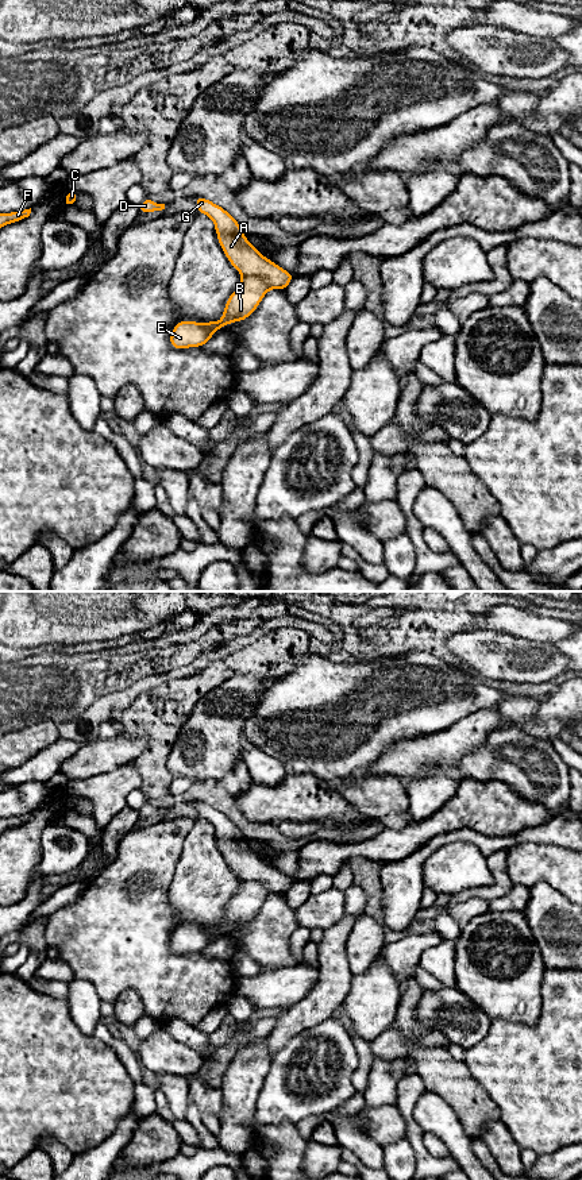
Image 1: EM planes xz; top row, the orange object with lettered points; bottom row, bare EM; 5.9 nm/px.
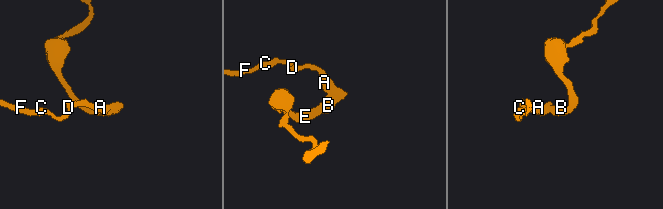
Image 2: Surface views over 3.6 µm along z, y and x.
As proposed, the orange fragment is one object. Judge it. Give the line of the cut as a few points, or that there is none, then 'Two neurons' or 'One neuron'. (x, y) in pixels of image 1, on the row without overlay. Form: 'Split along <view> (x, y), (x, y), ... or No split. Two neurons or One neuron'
No split. One neuron

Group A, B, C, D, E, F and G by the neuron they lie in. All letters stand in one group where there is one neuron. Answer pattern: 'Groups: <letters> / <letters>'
Groups: A B C D E F G

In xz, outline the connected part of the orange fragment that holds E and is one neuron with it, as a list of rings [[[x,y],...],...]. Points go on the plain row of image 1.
[[[196,802],[199,818],[215,828],[219,849],[230,868],[240,878],[238,894],[228,902],[219,926],[178,926],[170,938],[176,955],[204,950],[221,932],[247,923],[273,892],[285,895],[292,878],[265,863],[246,842],[238,826],[221,811]]]

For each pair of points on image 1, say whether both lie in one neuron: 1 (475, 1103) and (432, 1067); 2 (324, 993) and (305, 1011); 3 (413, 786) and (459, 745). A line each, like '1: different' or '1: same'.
1: same
2: same
3: different

